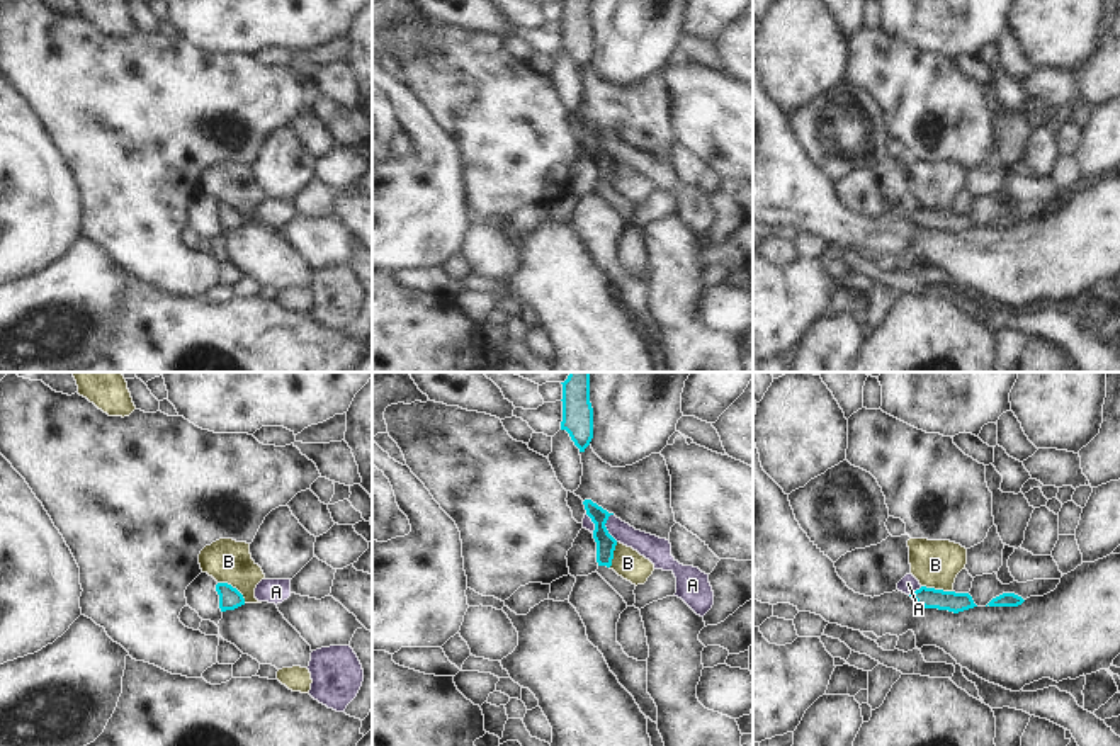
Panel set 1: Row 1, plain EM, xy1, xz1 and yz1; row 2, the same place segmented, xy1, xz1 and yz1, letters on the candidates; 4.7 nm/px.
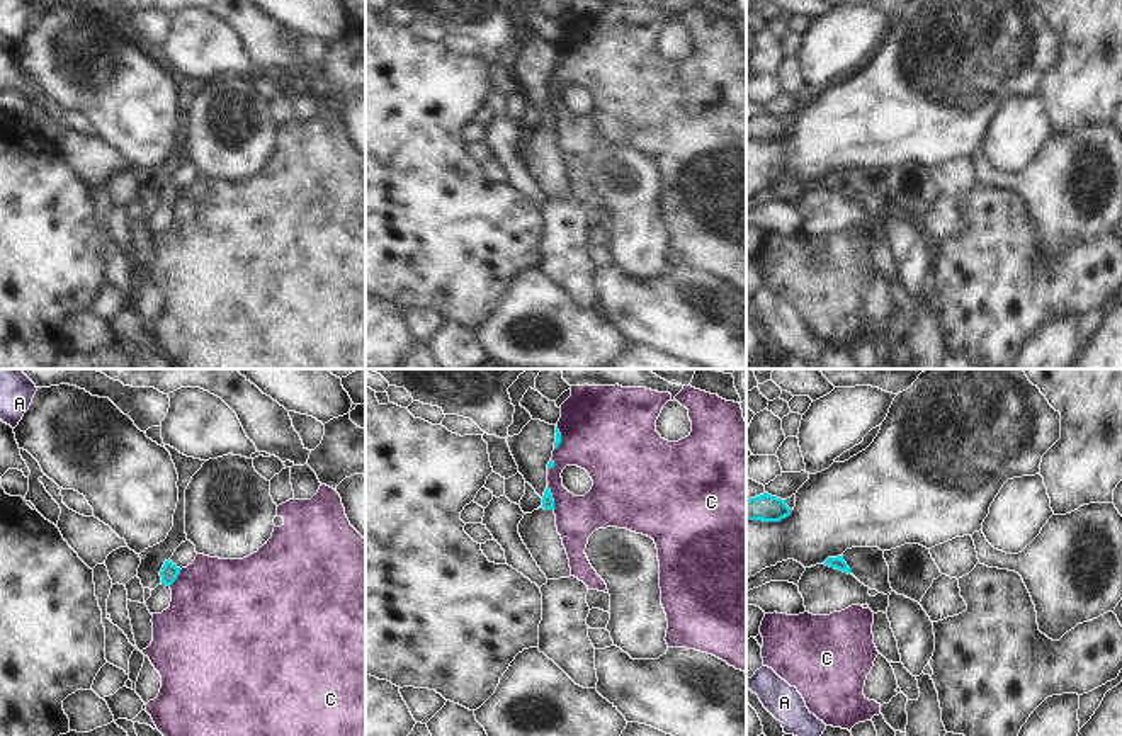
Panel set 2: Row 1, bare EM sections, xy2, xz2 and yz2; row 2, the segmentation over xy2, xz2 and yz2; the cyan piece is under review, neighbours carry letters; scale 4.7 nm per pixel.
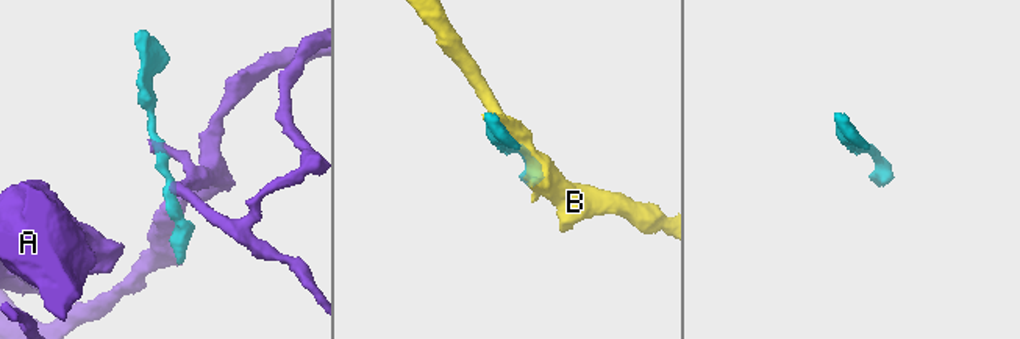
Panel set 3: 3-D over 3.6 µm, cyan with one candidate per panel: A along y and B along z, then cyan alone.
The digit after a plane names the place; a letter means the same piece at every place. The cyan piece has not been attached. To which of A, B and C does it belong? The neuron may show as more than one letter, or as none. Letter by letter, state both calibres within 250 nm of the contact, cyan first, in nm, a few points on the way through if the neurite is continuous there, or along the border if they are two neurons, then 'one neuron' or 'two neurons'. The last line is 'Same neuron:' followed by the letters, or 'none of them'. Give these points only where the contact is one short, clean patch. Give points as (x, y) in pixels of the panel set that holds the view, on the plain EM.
A: 100/120 nm | along xz1 (610, 133), (605, 148), (617, 160) | two neurons
B: 110/200 nm | along xy1 (218, 201), (230, 203), (245, 221) | two neurons
C: 60/200 nm | along xz2 (548, 101), (555, 128) | two neurons
Same neuron: none of them

